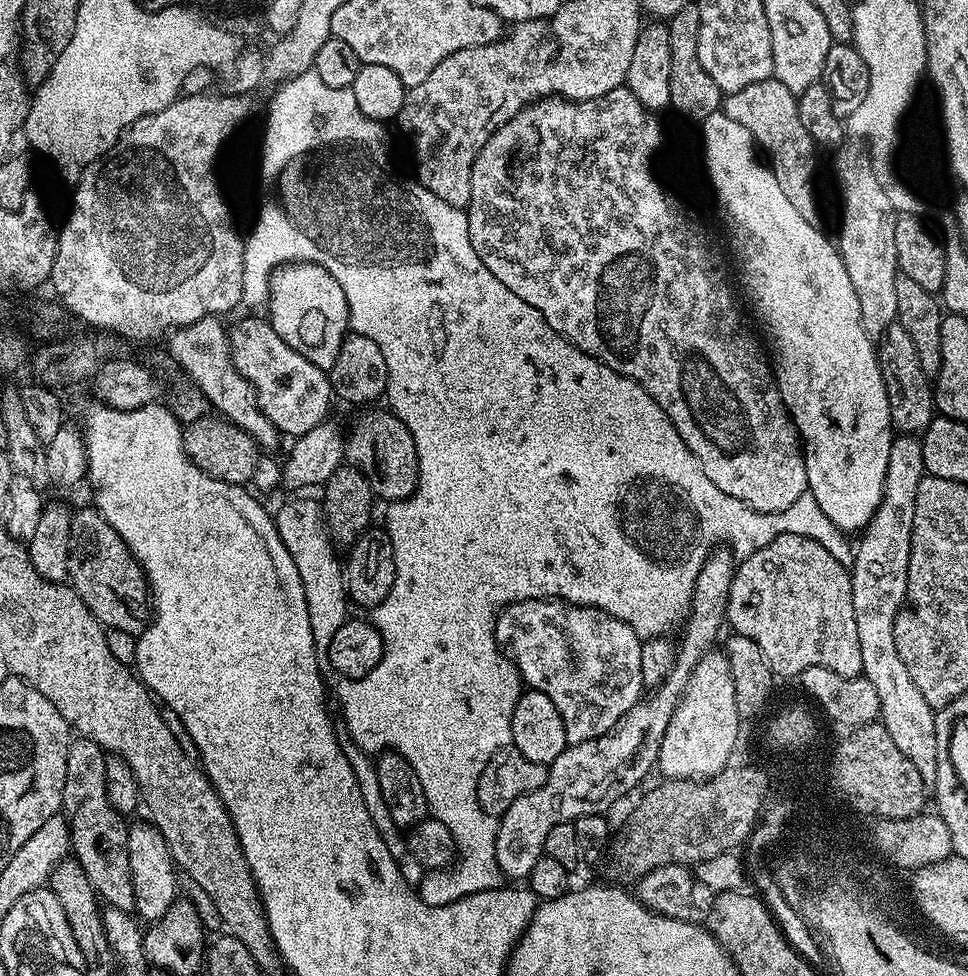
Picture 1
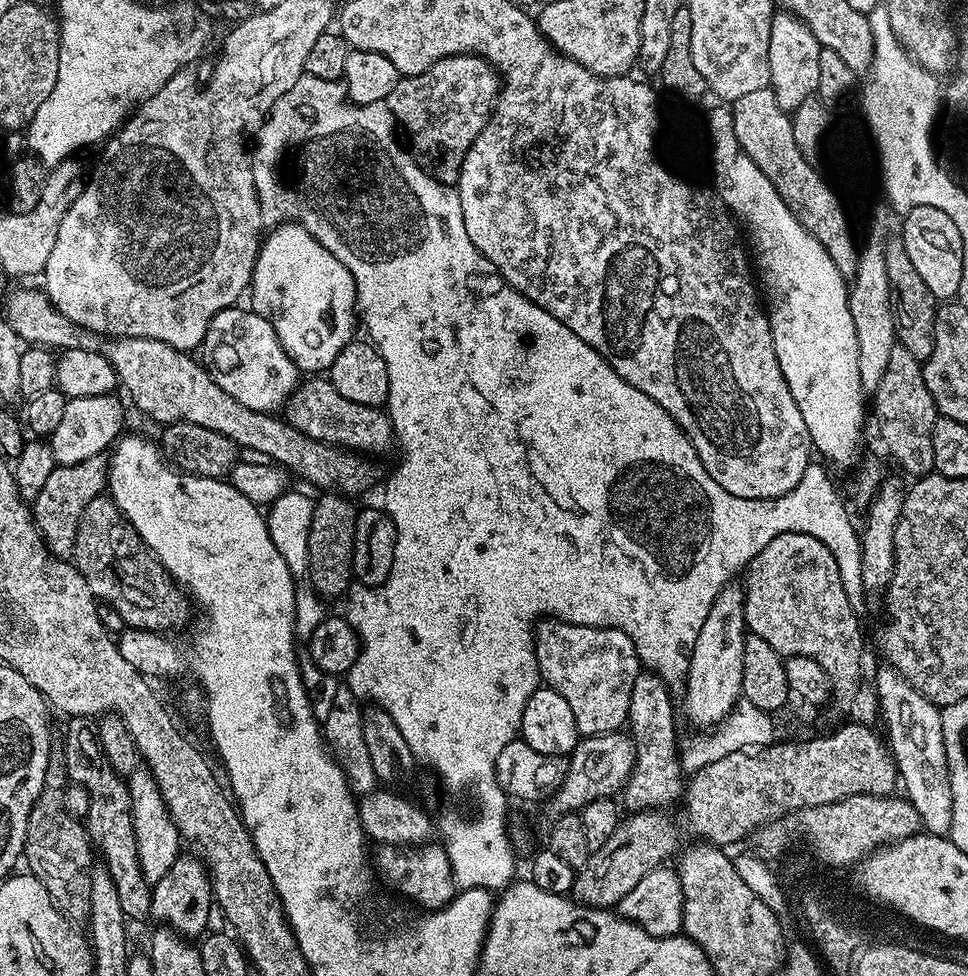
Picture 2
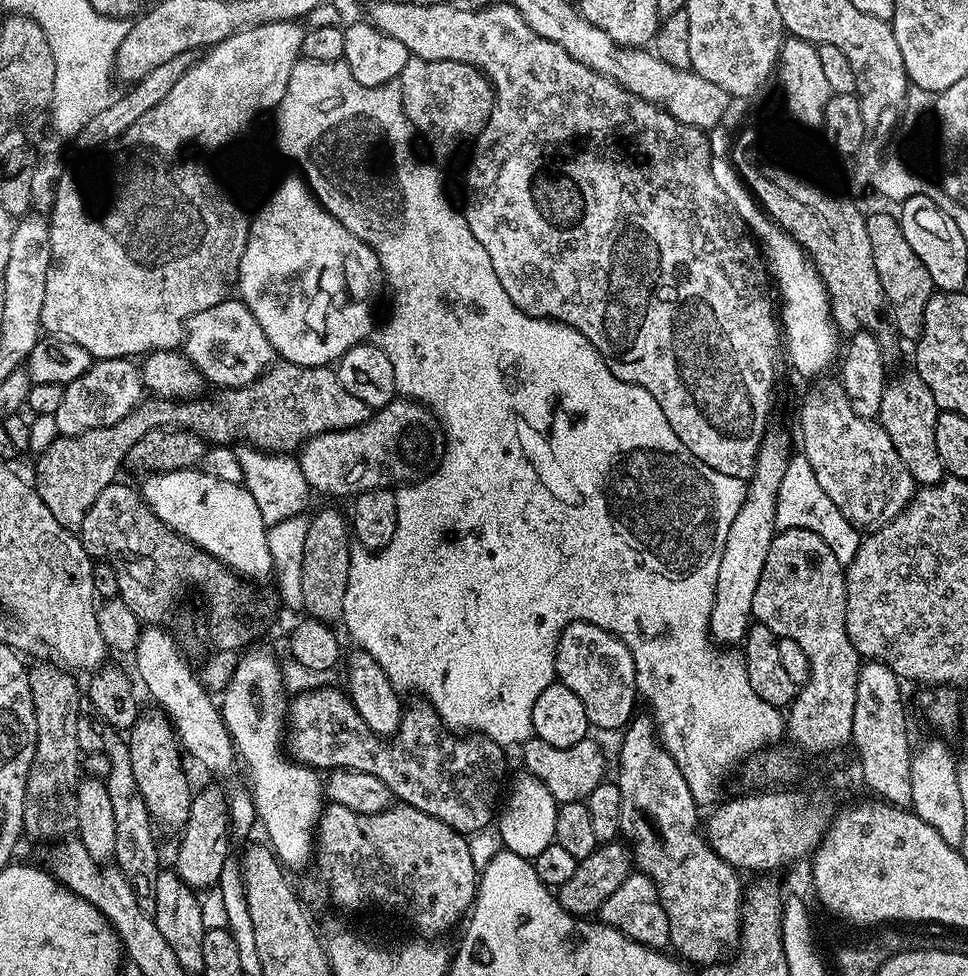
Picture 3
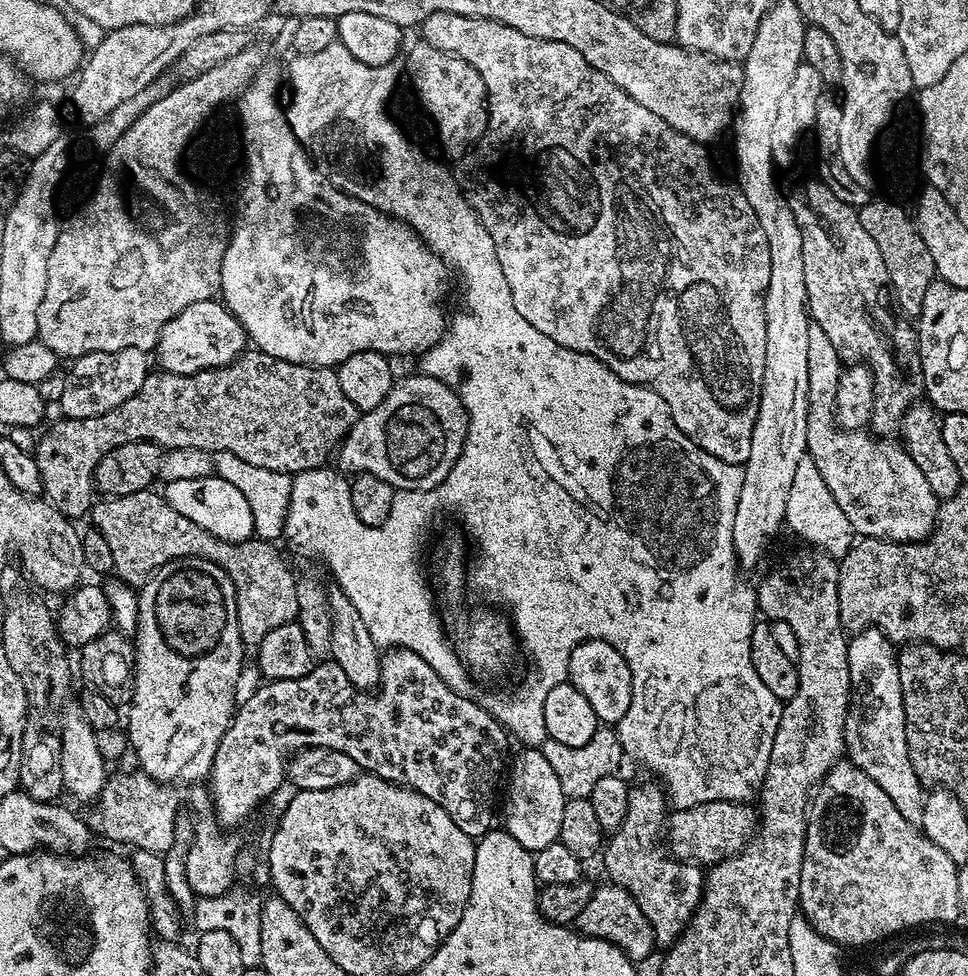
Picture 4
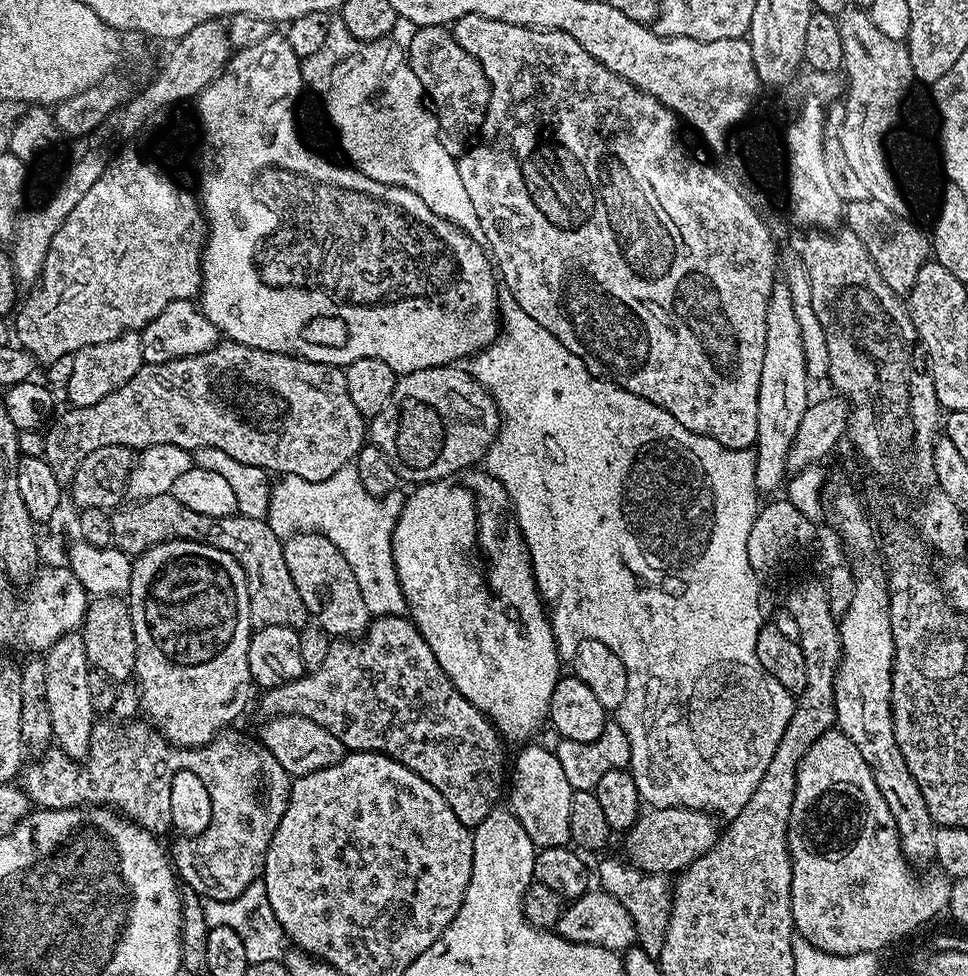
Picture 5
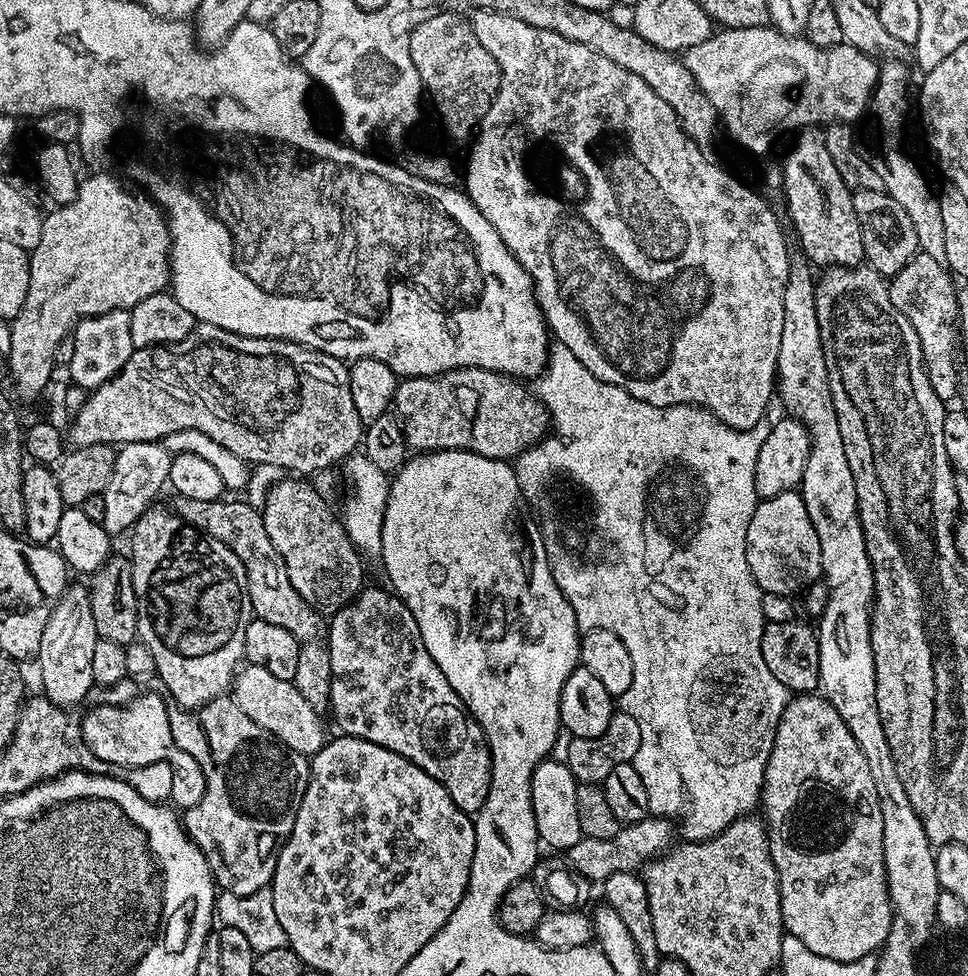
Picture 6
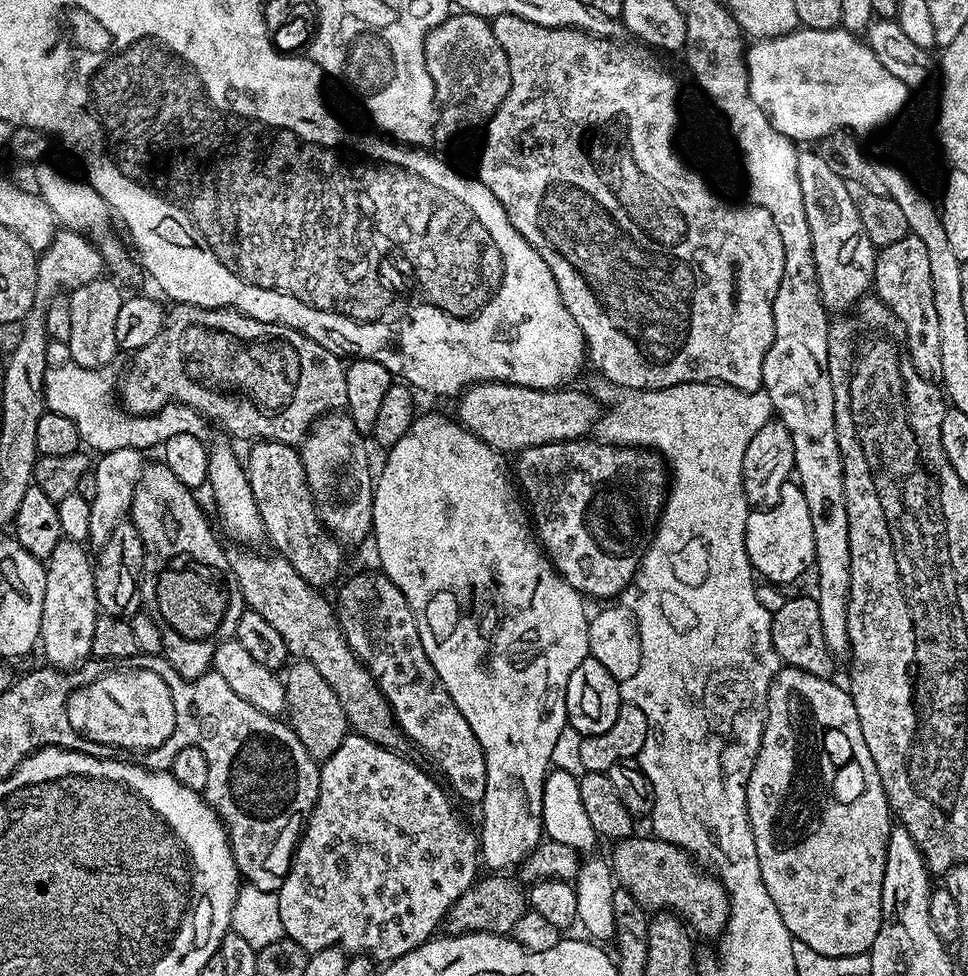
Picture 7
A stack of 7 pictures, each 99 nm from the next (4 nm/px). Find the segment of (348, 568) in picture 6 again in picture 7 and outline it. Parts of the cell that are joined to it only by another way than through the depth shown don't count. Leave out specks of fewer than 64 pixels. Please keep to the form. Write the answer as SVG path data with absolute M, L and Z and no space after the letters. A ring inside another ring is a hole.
M256 442L249 448L252 449L248 460L246 456L246 471L267 543L272 543L276 547L273 549L284 556L308 584L321 590L327 589L327 584L335 585L341 579L345 549L320 521L299 451L291 444L271 442Z

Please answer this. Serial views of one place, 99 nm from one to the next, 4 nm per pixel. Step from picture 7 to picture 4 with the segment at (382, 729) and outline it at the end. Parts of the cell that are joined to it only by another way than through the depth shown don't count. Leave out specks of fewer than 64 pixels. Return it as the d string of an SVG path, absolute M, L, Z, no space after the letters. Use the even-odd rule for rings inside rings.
M156 490L97 499L90 520L110 546L115 575L128 585L143 586L161 564L187 556L201 556L222 566L234 582L238 630L245 645L259 646L274 626L286 626L296 620L297 577L292 576L275 543L259 538L243 540L241 544L226 542L210 534L210 530L202 530L198 522L190 522L190 518L178 514Z

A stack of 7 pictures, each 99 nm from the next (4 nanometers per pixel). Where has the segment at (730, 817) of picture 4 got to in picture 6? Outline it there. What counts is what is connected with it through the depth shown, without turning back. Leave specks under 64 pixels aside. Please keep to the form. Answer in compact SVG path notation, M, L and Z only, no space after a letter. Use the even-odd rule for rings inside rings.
M647 815L637 824L623 825L618 834L614 834L614 838L586 838L581 836L575 844L567 849L566 859L569 864L574 866L574 870L578 870L578 874L585 876L587 880L593 882L602 882L606 878L610 878L610 874L622 874L623 872L636 872L643 869L649 860L655 860L658 856L663 856L669 848L673 847L672 832L674 836L674 828L669 821L663 816Z

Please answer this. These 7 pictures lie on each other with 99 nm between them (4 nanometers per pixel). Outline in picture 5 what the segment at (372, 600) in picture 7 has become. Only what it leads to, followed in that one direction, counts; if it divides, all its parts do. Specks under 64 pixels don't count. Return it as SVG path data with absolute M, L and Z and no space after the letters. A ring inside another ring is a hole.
M407 615L377 616L369 623L363 636L333 639L318 670L291 680L289 684L269 688L263 695L260 708L265 717L310 718L310 722L318 722L318 726L334 734L345 749L381 752L383 756L402 762L402 766L426 778L426 782L430 782L430 786L446 798L446 806L454 810L458 822L470 830L475 830L482 818L501 803L506 788L505 741L495 726L452 685L442 666L438 666L434 650L430 650L426 638Z

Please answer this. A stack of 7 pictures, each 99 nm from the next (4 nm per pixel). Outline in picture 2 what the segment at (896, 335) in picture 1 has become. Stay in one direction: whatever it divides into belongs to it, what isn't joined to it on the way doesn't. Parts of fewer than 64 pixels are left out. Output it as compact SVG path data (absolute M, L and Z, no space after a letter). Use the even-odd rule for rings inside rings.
M899 346L890 350L886 371L872 400L878 434L889 454L900 463L899 471L909 472L912 478L929 475L934 469L932 435L938 413L930 390L926 390L921 361L916 360L910 350Z

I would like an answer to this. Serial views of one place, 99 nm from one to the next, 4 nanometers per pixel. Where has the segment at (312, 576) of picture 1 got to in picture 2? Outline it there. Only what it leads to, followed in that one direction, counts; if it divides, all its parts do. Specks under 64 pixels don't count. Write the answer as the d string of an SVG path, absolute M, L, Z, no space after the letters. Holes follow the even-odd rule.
M286 490L276 501L267 505L266 519L268 533L278 546L278 554L290 566L290 574L296 580L296 593L294 594L294 618L296 619L297 641L307 642L314 634L314 630L324 621L326 615L325 601L312 591L312 580L308 577L310 570L310 518L314 518L314 500L304 492Z

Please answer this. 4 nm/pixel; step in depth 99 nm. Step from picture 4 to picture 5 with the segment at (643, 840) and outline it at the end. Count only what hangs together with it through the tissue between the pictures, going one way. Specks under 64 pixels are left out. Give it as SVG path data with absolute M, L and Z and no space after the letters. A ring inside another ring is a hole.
M623 859L604 860L600 864L599 887L606 894L618 898L622 906L630 914L636 931L636 944L650 958L658 960L662 954L662 946L666 942L666 926L670 922L672 909L672 888L667 875L643 872L641 868L633 868Z

